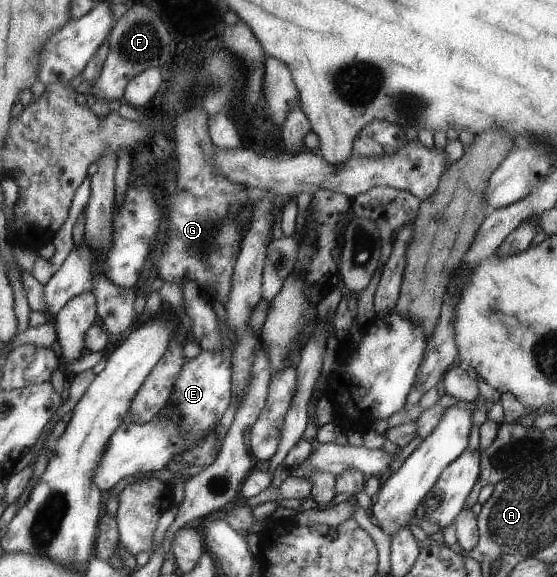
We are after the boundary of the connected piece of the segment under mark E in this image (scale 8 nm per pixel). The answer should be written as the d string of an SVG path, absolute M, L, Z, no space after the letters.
M225 348L200 350L193 358L187 358L172 385L170 395L163 406L148 422L123 423L110 436L100 465L94 472L94 484L101 490L111 489L121 477L153 472L165 467L178 453L196 446L229 407L232 397L231 354Z

